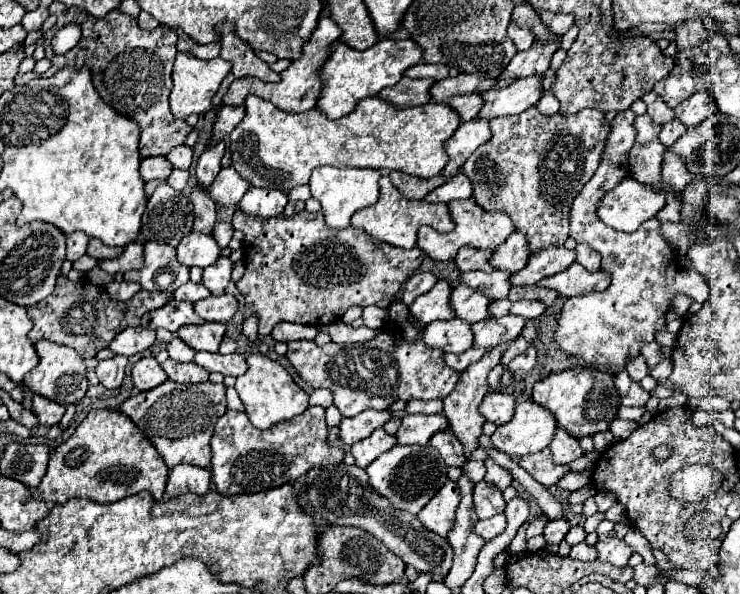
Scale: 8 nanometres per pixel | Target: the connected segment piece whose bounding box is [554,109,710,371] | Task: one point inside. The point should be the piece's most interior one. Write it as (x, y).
(608, 328)

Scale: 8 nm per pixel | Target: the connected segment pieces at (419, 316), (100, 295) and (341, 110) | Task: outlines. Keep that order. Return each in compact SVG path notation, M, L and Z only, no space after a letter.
M438 281L436 287L432 287L428 293L418 297L408 307L410 315L414 315L414 319L420 325L428 325L438 319L452 319L454 311L450 309L450 301L448 301L450 291L452 291L452 287L446 281Z
M60 275L54 293L42 299L40 303L28 307L28 317L34 321L34 327L28 333L32 341L48 339L60 345L68 345L76 349L82 359L86 359L94 357L100 349L106 349L110 341L126 327L120 325L126 317L126 303L110 299L104 287L96 287L88 279L72 283L68 277Z
M380 39L368 51L354 51L352 47L334 41L330 45L330 53L326 61L320 65L318 75L322 79L322 91L318 97L316 107L326 113L330 119L340 119L348 115L354 105L364 99L378 95L384 87L392 87L402 79L402 73L420 63L422 49L414 41L394 41L394 39Z

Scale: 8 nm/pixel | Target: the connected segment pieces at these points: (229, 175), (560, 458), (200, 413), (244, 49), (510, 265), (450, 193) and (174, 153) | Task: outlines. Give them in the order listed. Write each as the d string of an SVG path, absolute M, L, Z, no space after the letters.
M228 167L228 169L222 169L214 179L214 183L210 185L210 195L218 205L236 205L248 191L248 187L250 183L244 181L234 171L234 167Z
M564 429L556 431L548 449L552 451L554 463L558 463L558 465L568 465L582 455L582 449L580 449L578 441L572 435L568 435Z
M168 379L150 391L142 391L136 397L126 399L118 411L136 423L136 427L150 439L168 467L178 463L208 467L212 459L210 437L216 421L226 413L226 387L224 383L214 385L210 381L182 385Z
M224 23L220 26L221 33L221 47L220 57L226 59L226 61L232 61L232 71L226 75L224 83L220 85L218 93L214 95L212 99L212 105L214 109L220 107L220 101L222 101L222 95L226 93L226 89L230 87L230 83L238 77L258 77L262 81L278 81L280 75L274 73L254 51L252 47L248 46L246 41L242 41L236 32L235 26L231 23Z
M514 231L502 243L502 247L494 249L494 255L490 257L490 265L494 269L504 269L508 273L516 273L526 265L528 257L530 257L530 253L528 253L526 237L522 233L518 233L518 231Z
M460 171L456 177L452 177L448 183L436 187L434 191L430 191L422 201L426 203L434 203L434 201L452 201L452 199L470 199L472 197L472 183L468 181L468 177Z
M180 145L176 149L172 149L166 159L172 163L174 169L188 169L192 163L192 149L186 145Z

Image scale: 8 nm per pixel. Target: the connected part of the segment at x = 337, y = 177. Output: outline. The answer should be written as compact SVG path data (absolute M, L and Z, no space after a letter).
M320 165L312 171L310 177L310 191L316 201L322 205L322 213L326 217L326 225L332 229L346 229L350 225L350 217L358 211L364 209L378 199L378 179L380 179L378 169L340 169L332 165Z

